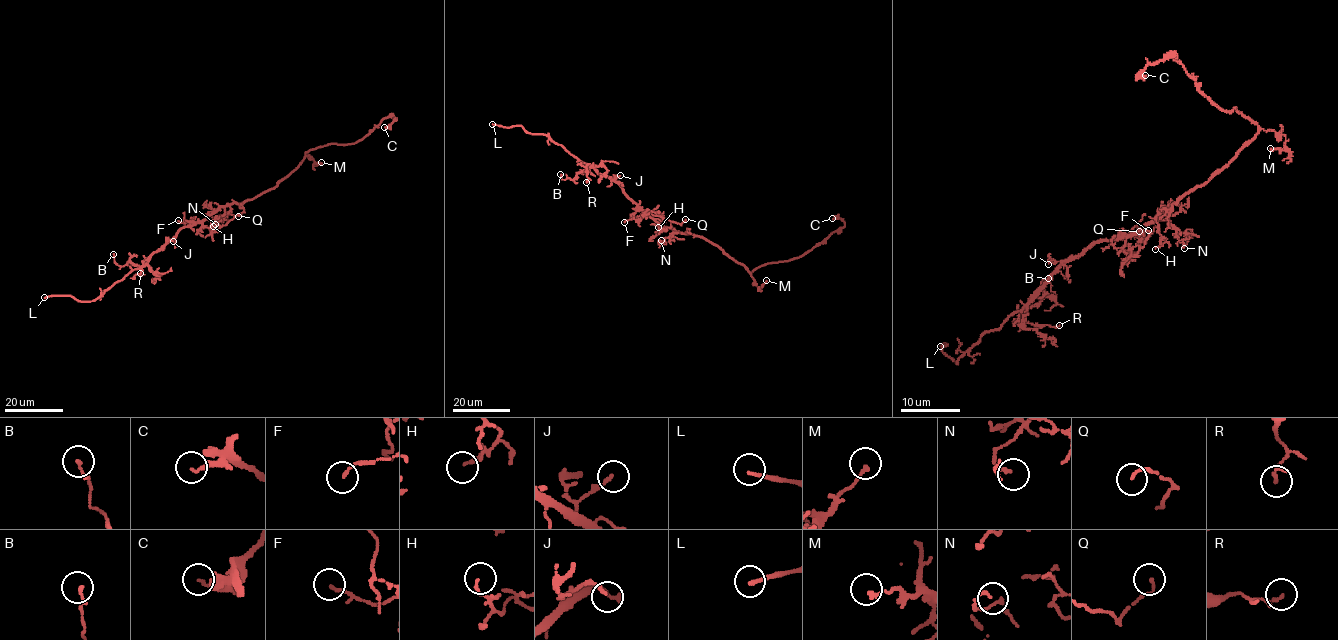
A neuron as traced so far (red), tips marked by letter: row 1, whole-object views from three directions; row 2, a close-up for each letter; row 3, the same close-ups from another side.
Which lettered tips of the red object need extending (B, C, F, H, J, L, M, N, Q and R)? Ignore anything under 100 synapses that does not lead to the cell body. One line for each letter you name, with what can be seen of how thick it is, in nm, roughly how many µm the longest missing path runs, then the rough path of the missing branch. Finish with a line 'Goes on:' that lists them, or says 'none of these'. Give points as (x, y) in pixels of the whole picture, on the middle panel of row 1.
L: 150 nm thick; about 30 µm are missing
Goes on: L

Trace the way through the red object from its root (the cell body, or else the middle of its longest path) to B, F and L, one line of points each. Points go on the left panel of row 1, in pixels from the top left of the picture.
B: (227, 204), (204, 219), (183, 227), (144, 265), (129, 261), (120, 266), (113, 254)
F: (227, 204), (200, 221), (178, 220)
L: (227, 204), (204, 219), (183, 227), (144, 265), (132, 269), (94, 299), (78, 301), (71, 296), (44, 297)

